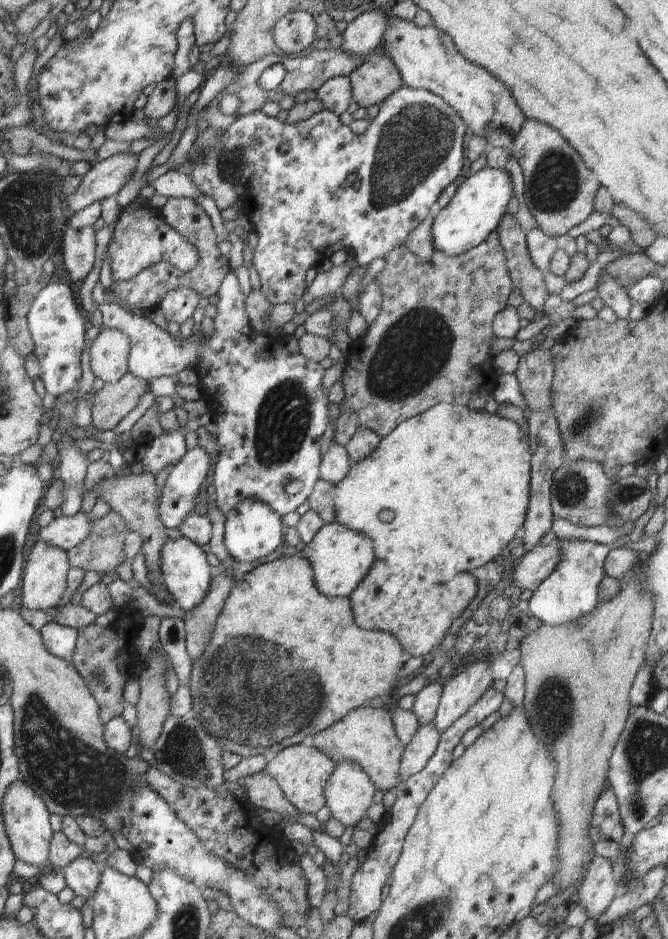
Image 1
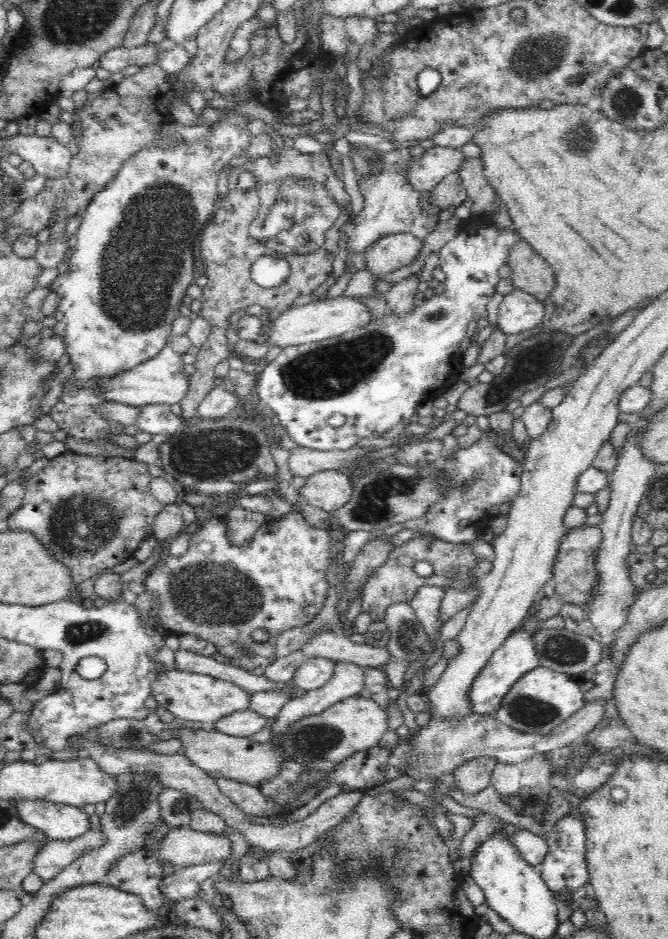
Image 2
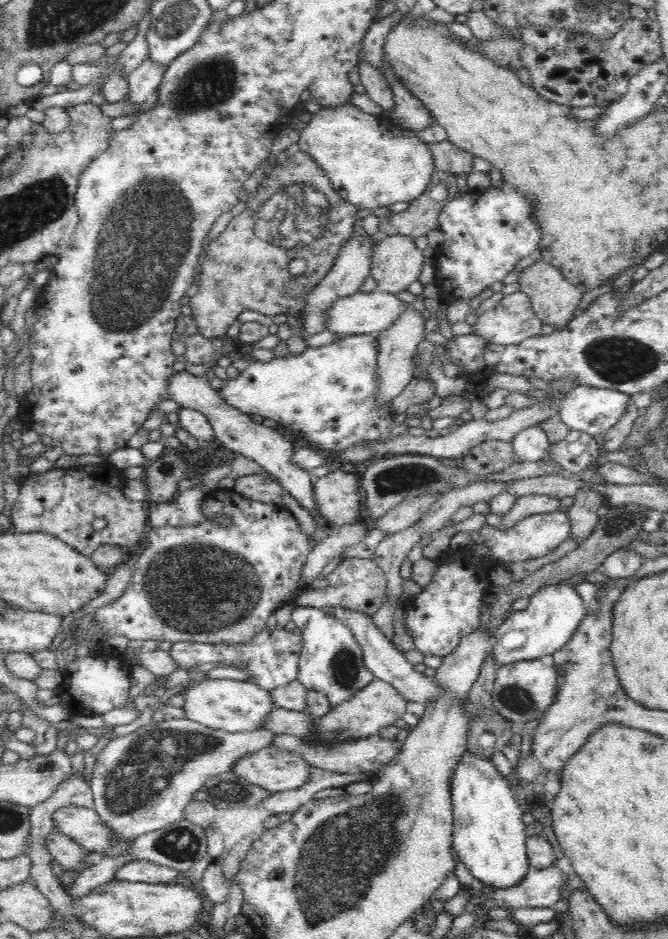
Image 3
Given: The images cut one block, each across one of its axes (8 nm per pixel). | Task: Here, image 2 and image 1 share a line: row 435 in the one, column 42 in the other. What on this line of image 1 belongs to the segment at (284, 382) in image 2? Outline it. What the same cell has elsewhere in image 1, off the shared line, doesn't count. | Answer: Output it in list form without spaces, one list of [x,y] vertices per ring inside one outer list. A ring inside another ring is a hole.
[[[64,282],[48,283],[31,302],[27,314],[27,326],[32,335],[35,347],[34,354],[40,362],[40,380],[42,380],[46,392],[52,396],[60,396],[66,392],[78,390],[79,381],[82,378],[82,366],[80,356],[85,345],[84,334],[86,320],[82,318],[82,312],[74,300],[74,293],[70,284]]]

